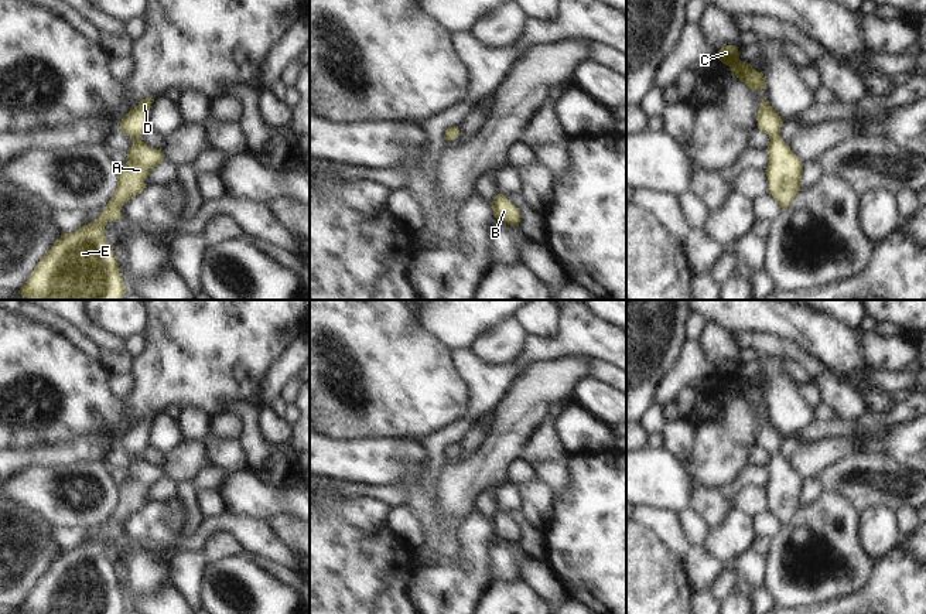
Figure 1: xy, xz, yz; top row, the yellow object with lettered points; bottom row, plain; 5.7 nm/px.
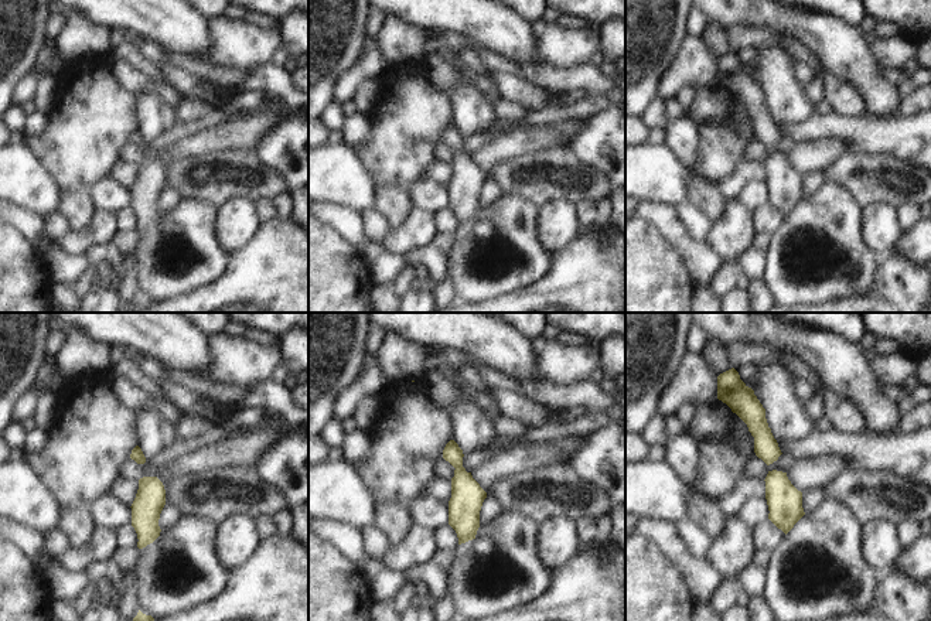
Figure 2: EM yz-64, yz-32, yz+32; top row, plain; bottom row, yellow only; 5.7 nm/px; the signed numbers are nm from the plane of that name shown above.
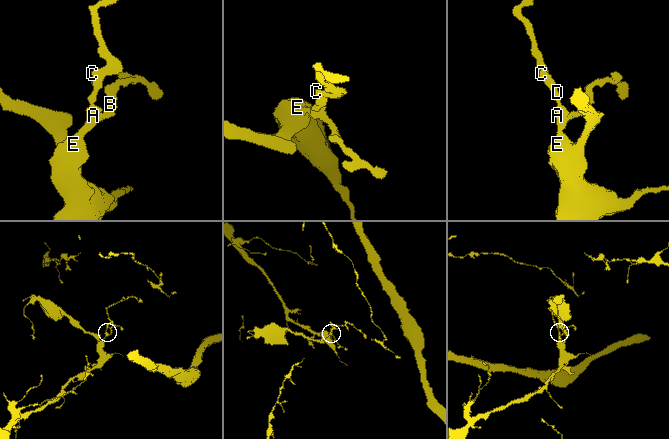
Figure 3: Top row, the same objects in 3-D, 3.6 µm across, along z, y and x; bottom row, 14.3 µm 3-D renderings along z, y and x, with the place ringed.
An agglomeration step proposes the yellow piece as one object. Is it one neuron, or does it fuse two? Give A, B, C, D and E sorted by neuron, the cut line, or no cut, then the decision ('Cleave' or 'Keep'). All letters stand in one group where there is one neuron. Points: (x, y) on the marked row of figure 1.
Groups: A B C D E. No split. Keep

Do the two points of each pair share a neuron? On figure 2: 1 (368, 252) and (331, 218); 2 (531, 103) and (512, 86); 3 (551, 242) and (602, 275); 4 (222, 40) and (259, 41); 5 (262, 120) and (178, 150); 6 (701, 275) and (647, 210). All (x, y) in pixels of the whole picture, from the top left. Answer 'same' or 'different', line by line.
1: same
2: same
3: different
4: same
5: same
6: same

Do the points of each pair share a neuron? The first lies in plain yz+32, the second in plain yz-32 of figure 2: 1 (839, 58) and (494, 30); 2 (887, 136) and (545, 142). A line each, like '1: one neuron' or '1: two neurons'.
1: one neuron
2: two neurons

